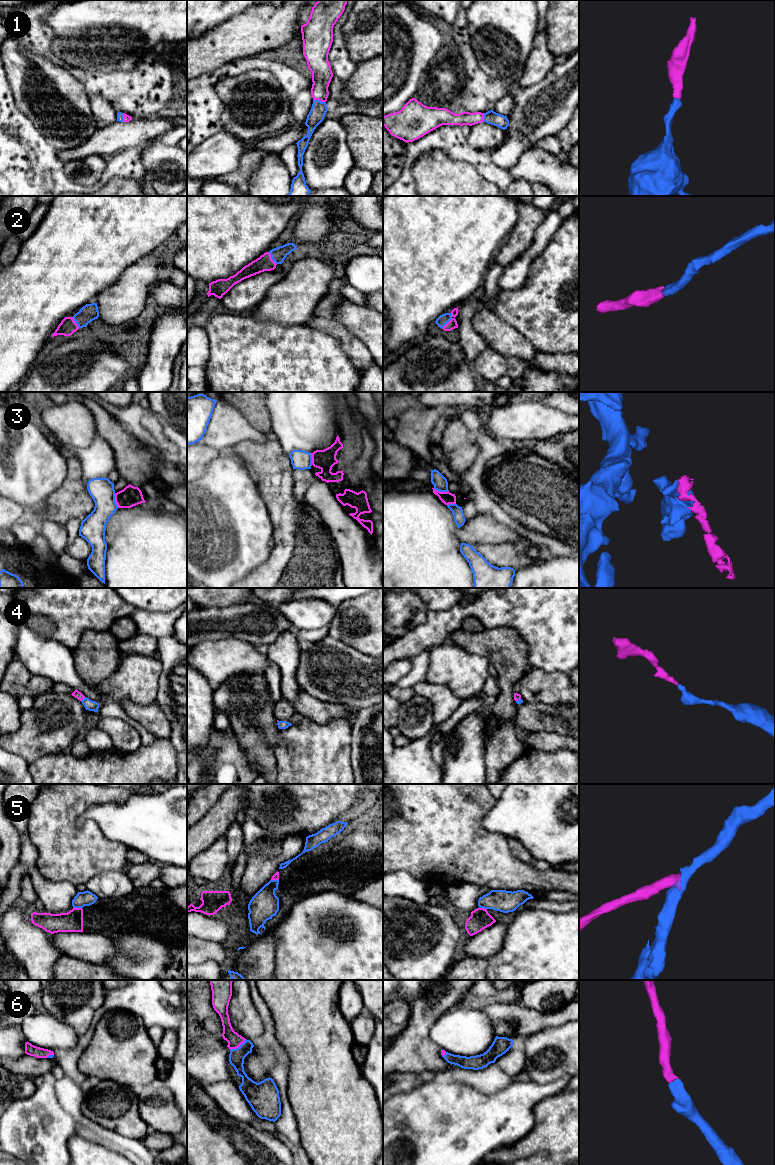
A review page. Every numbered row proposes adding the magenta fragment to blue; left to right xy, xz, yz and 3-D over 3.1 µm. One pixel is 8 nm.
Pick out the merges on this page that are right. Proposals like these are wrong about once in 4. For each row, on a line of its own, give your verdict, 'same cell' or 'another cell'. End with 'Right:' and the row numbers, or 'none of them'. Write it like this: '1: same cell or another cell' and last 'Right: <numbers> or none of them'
1: same cell
2: same cell
3: another cell
4: same cell
5: another cell
6: same cell
Right: 1, 2, 4, 6

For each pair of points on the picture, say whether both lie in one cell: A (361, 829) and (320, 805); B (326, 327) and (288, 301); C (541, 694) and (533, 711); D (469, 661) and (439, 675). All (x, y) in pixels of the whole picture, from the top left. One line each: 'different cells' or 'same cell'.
A: different cells
B: different cells
C: different cells
D: same cell

